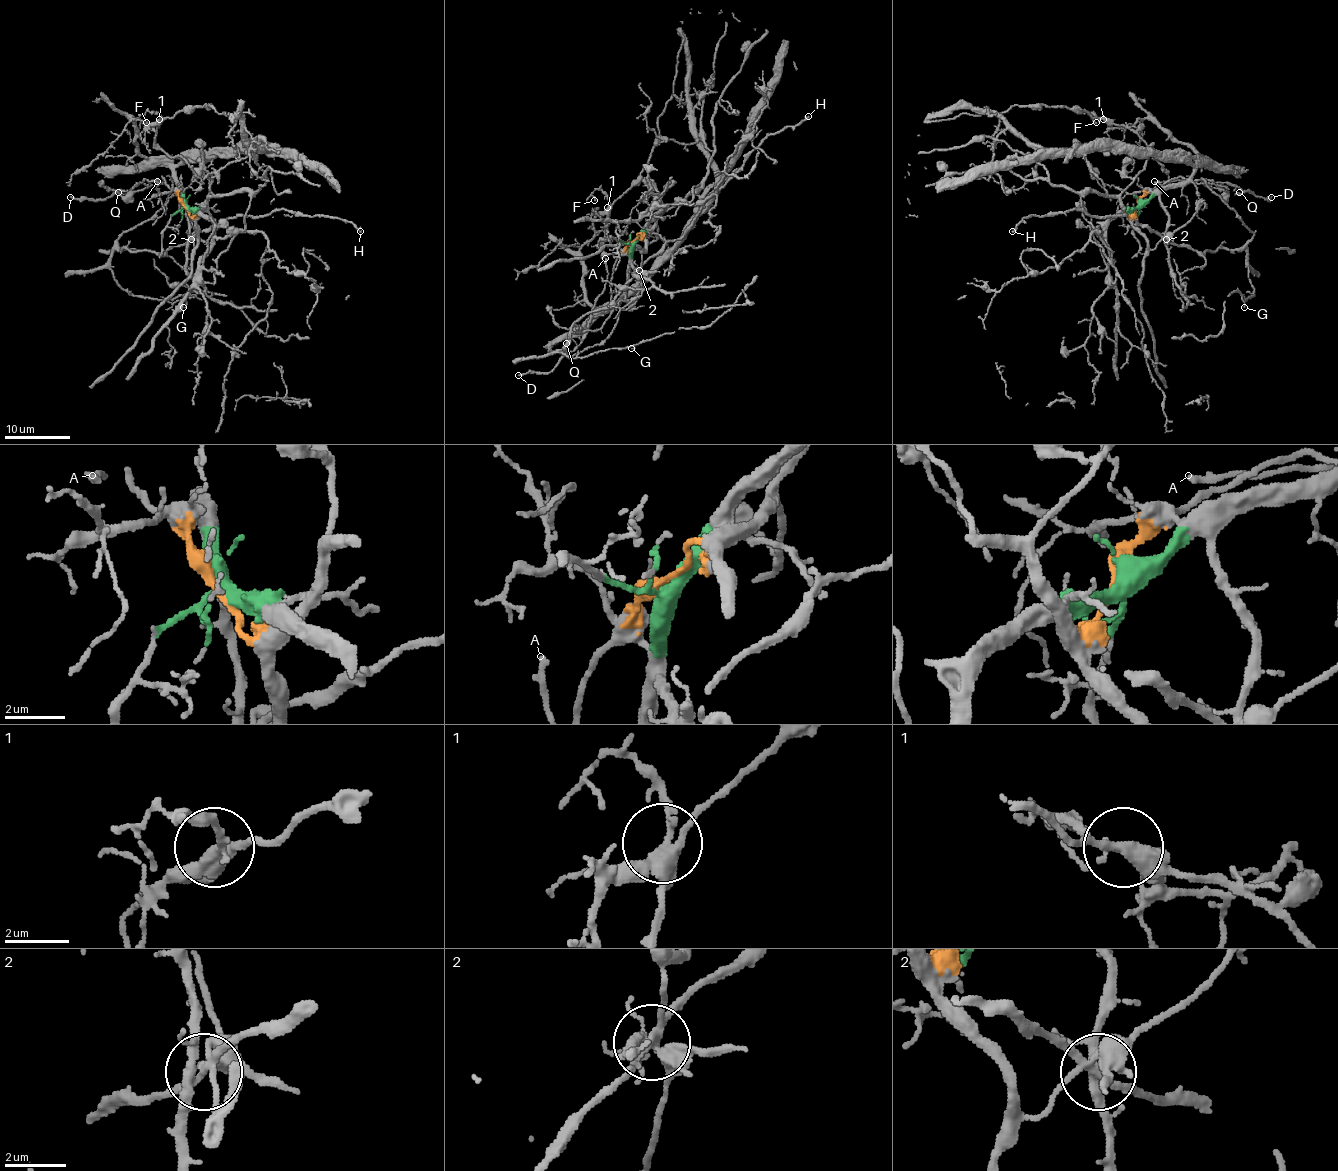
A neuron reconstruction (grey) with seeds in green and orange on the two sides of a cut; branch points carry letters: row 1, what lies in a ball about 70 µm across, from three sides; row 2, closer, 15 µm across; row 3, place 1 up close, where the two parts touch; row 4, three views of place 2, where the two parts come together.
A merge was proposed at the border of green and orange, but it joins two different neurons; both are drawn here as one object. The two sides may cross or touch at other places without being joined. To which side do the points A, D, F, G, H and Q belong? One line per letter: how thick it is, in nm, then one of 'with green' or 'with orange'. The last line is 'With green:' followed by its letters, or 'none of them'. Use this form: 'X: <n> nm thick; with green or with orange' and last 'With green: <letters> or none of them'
A: 220 nm thick; with orange
D: 190 nm thick; with orange
F: 150 nm thick; with green
G: 100 nm thick; with orange
H: 180 nm thick; with orange
Q: 110 nm thick; with orange
With green: F

